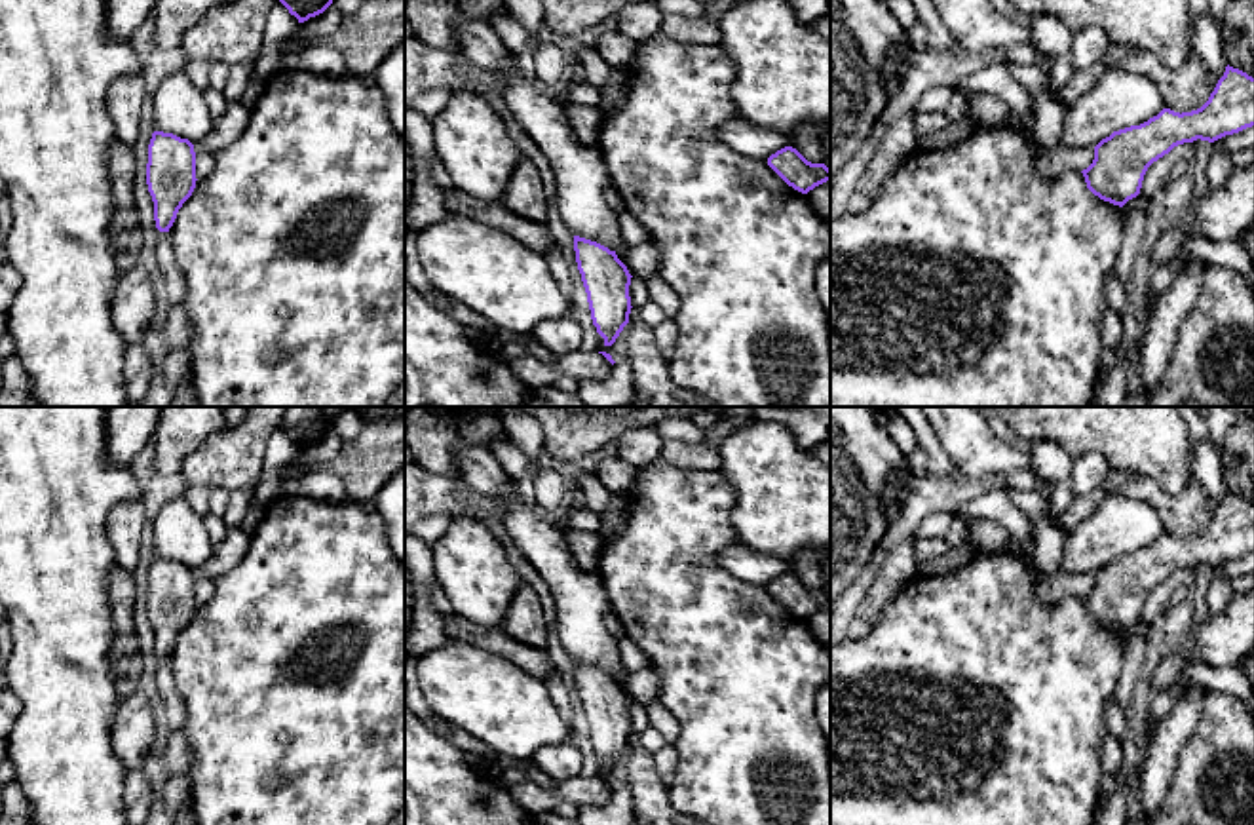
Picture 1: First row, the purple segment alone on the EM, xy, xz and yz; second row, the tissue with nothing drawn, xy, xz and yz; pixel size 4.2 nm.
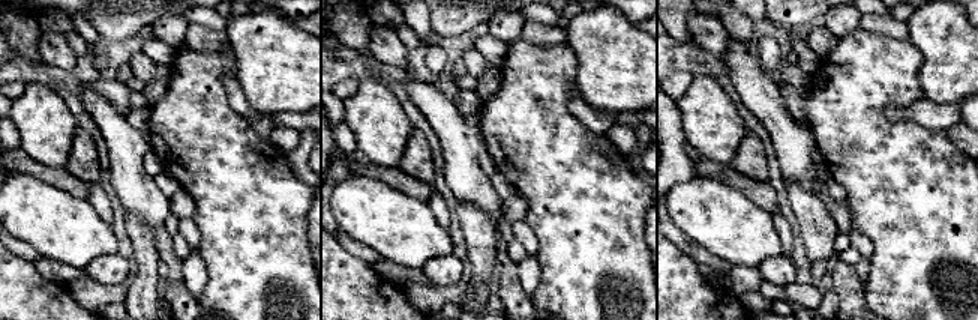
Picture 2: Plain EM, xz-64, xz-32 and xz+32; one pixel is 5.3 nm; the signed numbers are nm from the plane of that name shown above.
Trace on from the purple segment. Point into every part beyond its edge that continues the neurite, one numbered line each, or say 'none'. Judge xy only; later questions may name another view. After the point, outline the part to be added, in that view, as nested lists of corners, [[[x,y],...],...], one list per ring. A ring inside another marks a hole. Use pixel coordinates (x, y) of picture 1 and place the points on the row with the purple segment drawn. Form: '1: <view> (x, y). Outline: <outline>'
none

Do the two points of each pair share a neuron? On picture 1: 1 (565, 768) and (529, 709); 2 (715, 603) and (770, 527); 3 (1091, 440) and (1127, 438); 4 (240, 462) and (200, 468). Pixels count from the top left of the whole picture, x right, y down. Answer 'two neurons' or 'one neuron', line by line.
1: two neurons
2: two neurons
3: one neuron
4: one neuron

